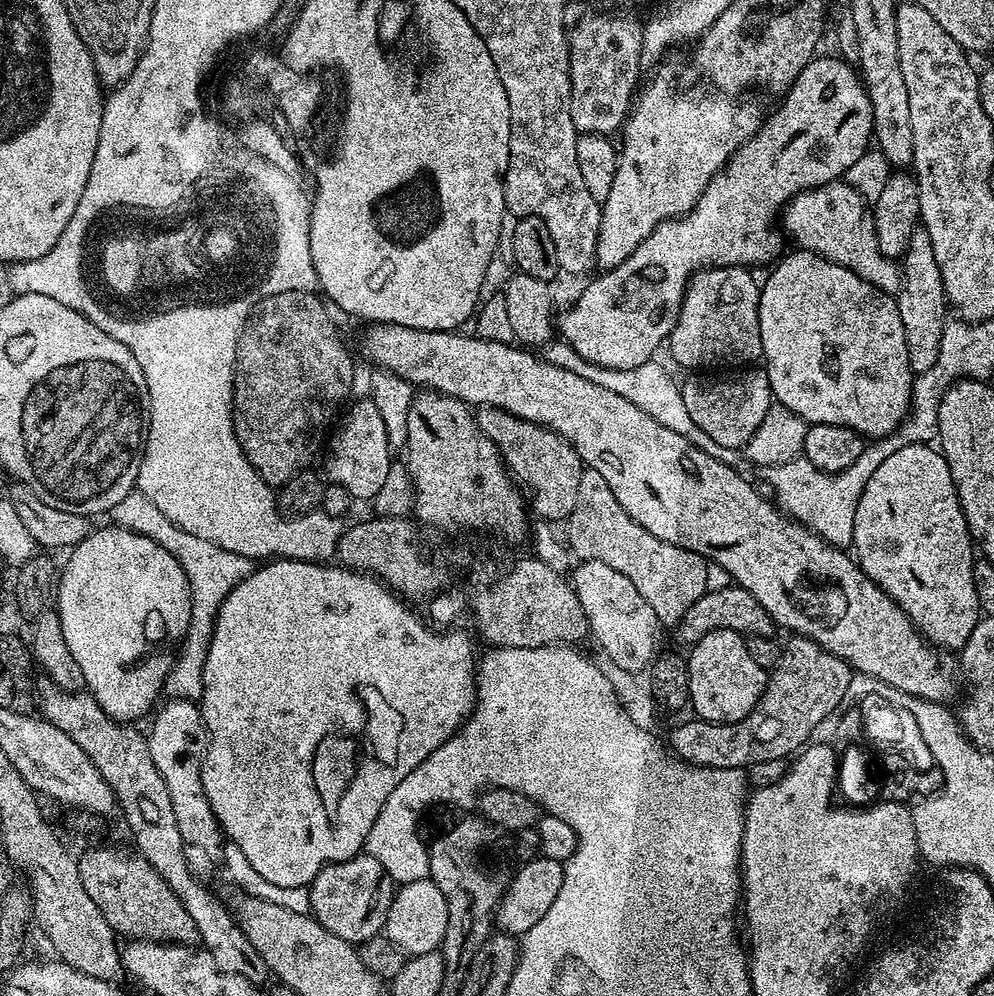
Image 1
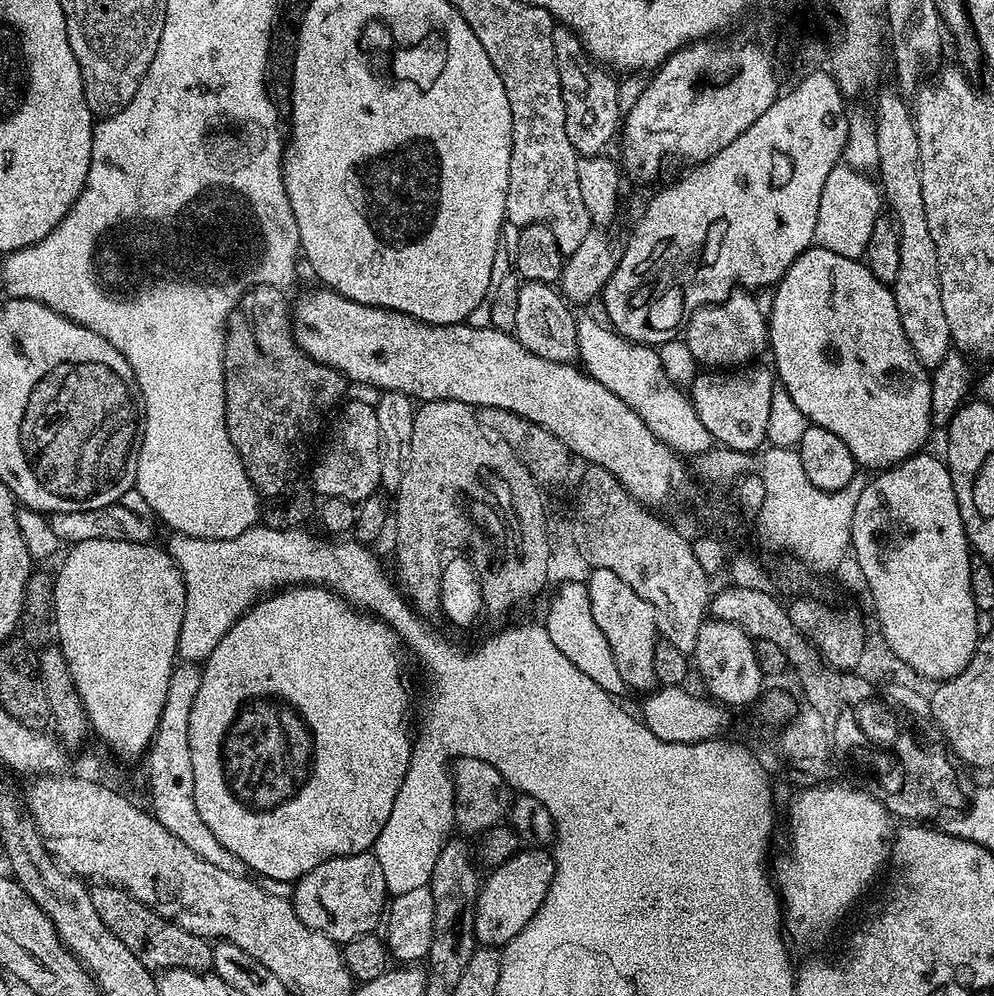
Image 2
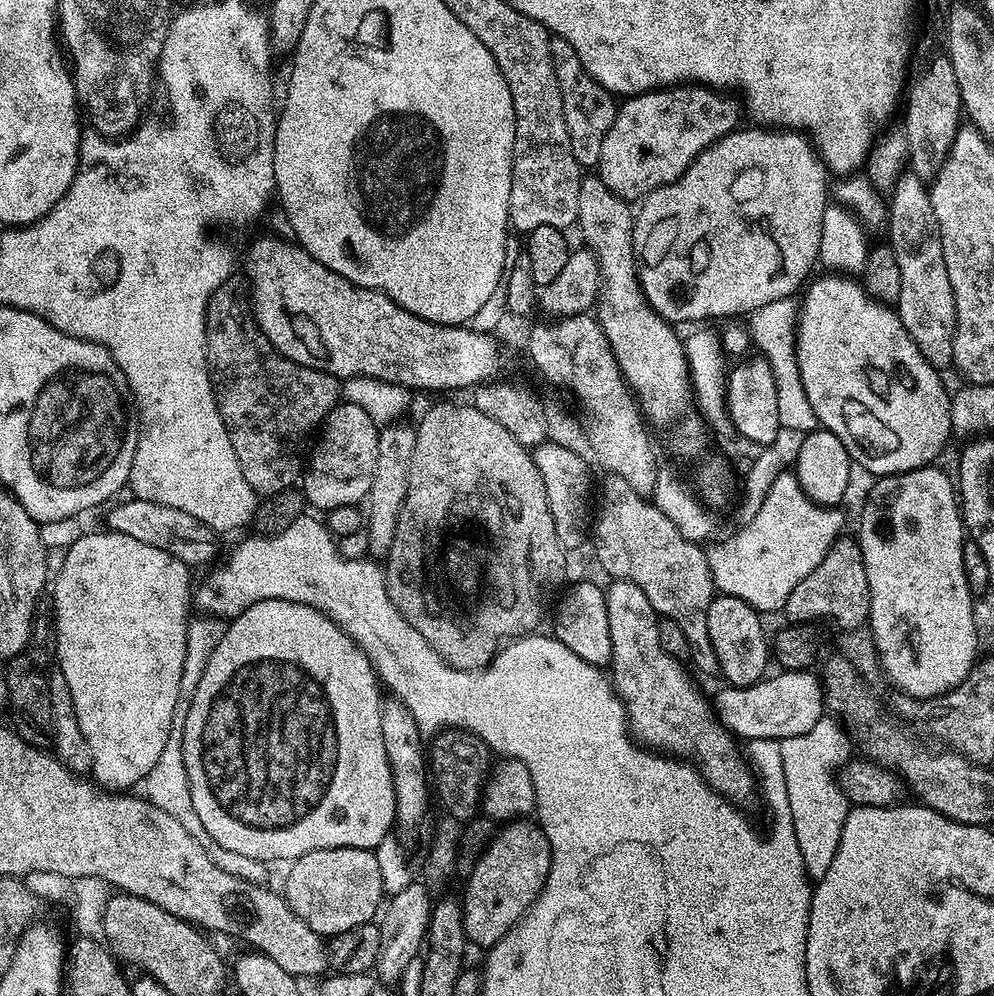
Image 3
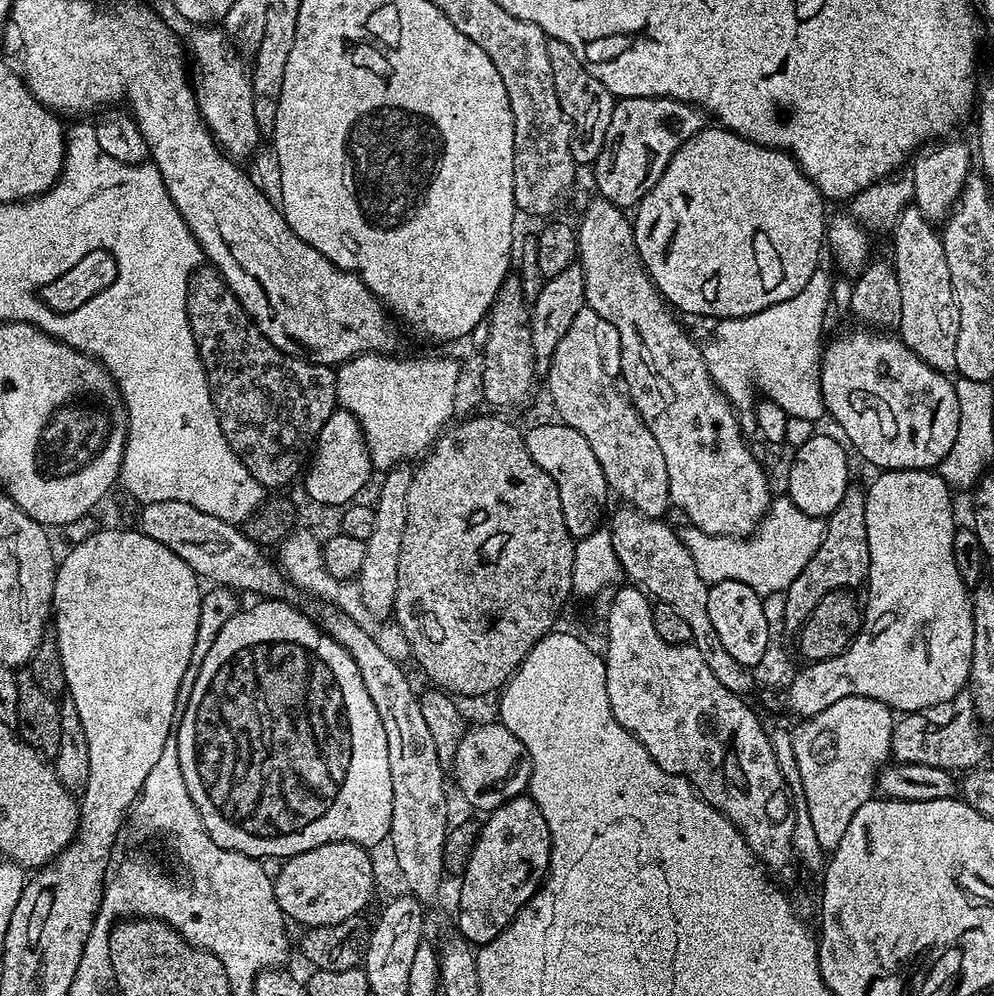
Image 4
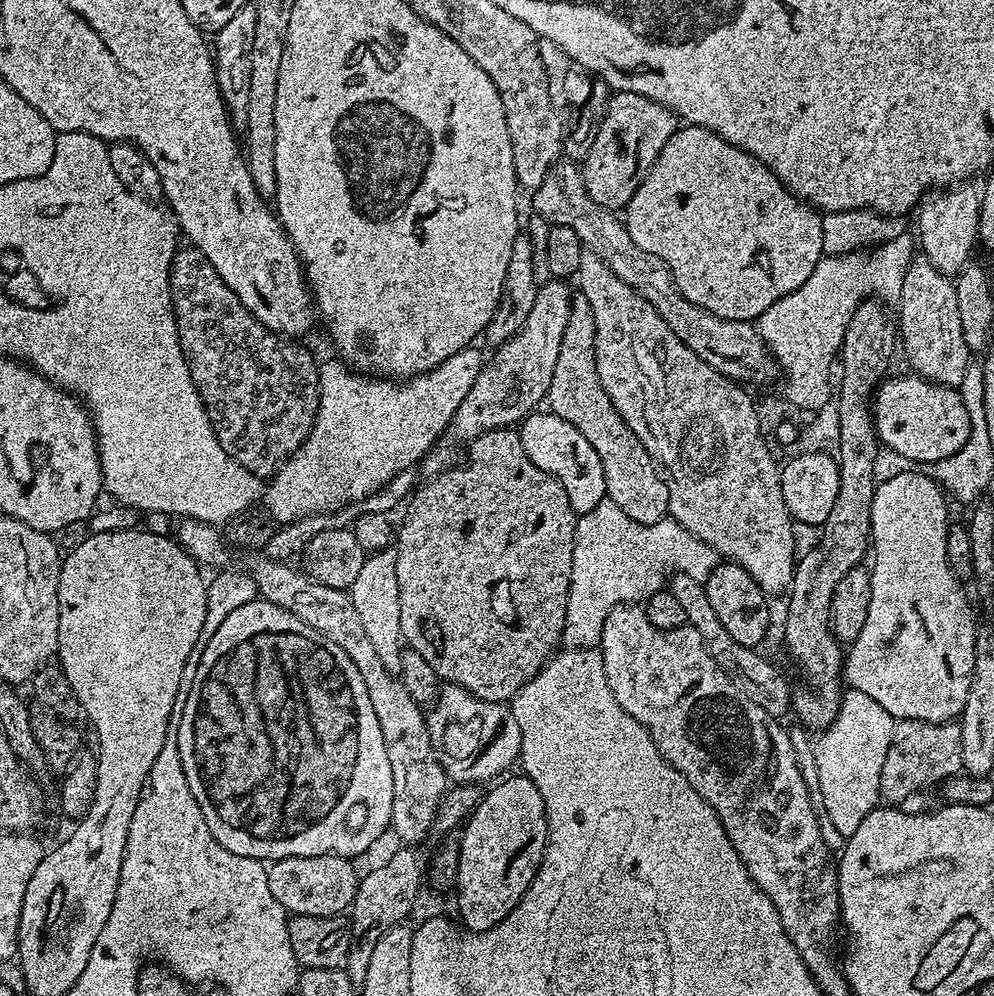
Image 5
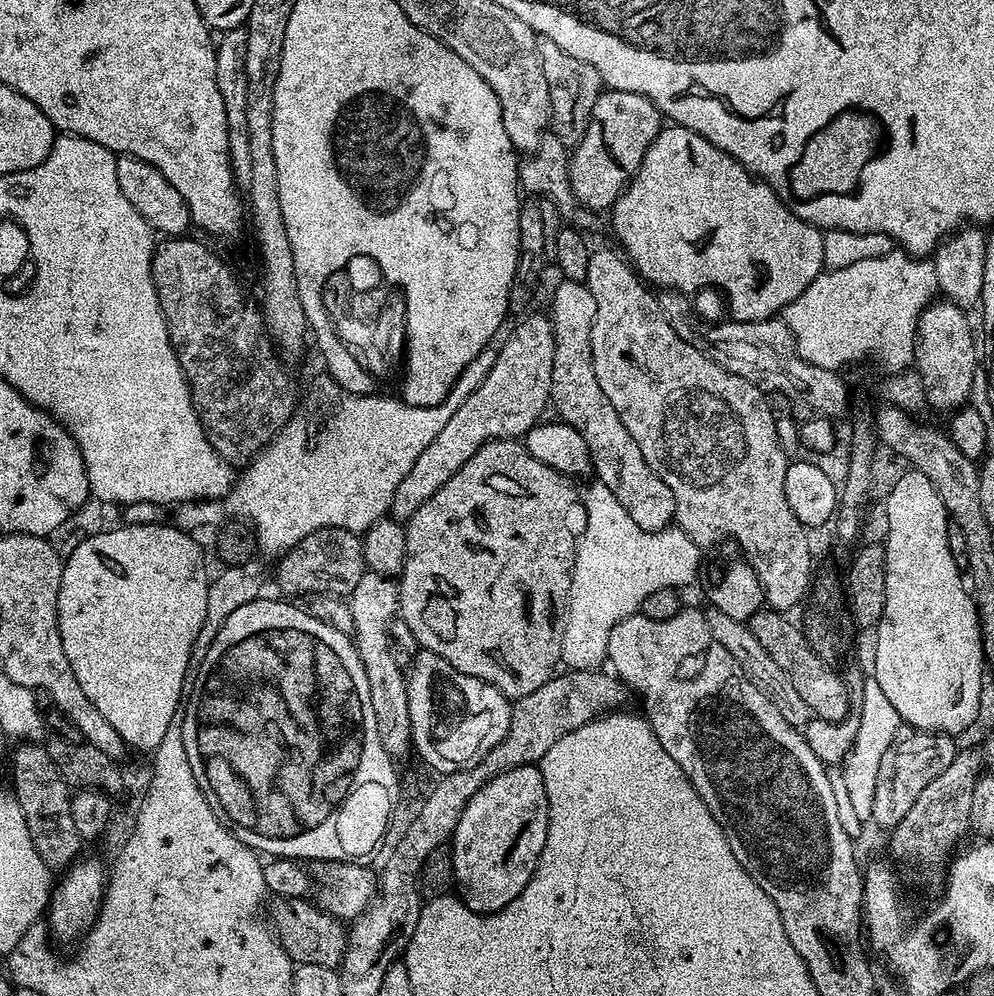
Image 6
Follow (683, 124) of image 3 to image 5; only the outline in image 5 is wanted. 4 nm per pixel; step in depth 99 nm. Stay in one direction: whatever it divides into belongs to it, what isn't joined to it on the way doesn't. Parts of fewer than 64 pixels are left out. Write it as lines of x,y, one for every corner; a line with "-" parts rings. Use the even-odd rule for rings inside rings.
616,92
609,95
594,133
594,146
590,146
590,154
582,162
584,185
590,198
613,210
627,209
630,198
634,198
634,190
642,186
677,127
676,113
642,94

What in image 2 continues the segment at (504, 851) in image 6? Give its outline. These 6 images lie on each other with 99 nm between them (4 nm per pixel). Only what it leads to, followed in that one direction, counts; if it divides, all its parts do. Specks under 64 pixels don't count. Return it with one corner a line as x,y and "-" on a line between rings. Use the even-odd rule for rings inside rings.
540,846
521,847
519,852
502,862
502,866
491,869
488,876
483,877
476,903
472,929
476,931
477,945
500,950
510,943
544,904
546,890
550,890
555,873
553,853

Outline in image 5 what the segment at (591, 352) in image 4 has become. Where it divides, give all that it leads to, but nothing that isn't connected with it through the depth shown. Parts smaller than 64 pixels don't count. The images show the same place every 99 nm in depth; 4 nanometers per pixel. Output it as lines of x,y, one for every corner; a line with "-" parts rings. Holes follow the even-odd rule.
579,294
572,298
570,322
566,322
566,334
560,343
558,366
554,366
546,404
554,415
570,422
598,452
605,470
607,499
622,506
639,524
653,524
668,516
667,479
634,430
626,426
598,378
594,314
590,302

